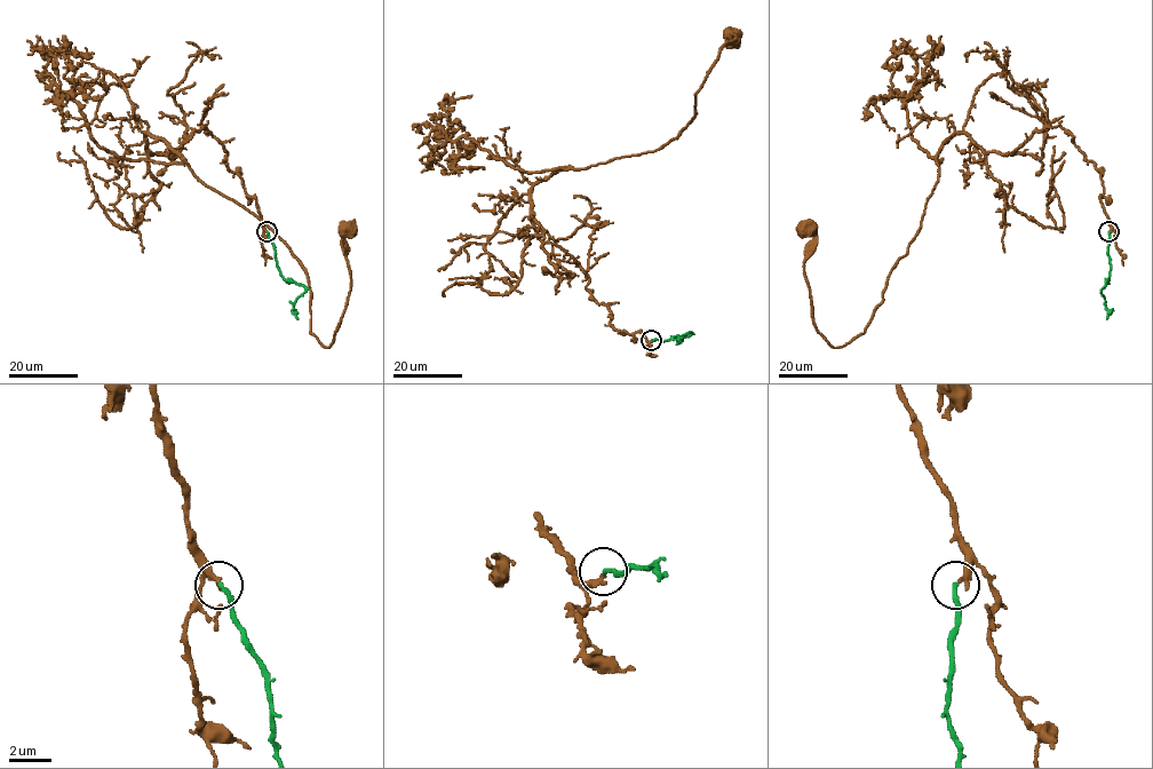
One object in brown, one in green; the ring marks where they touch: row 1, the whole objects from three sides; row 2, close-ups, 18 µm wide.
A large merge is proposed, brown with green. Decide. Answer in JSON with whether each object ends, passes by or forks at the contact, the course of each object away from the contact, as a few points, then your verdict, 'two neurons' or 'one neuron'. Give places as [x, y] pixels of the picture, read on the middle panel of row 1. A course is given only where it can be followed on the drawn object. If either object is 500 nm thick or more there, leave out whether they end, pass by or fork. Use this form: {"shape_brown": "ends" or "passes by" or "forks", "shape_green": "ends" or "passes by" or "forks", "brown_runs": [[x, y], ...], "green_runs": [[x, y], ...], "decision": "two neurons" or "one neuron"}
{"shape_brown": "ends", "shape_green": "ends", "brown_runs": [[652, 340], [609, 324], [588, 276], [538, 237], [531, 188], [676, 137], [732, 37]], "green_runs": [[652, 340], [666, 341], [691, 334], [678, 337], [683, 338]], "decision": "one neuron"}

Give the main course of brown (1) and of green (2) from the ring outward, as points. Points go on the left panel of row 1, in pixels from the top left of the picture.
1: (267, 231), (204, 126), (166, 153), (148, 151), (146, 134), (286, 245), (326, 348), (351, 287), (347, 230)
2: (267, 231), (280, 275), (305, 287), (294, 306), (297, 319)

